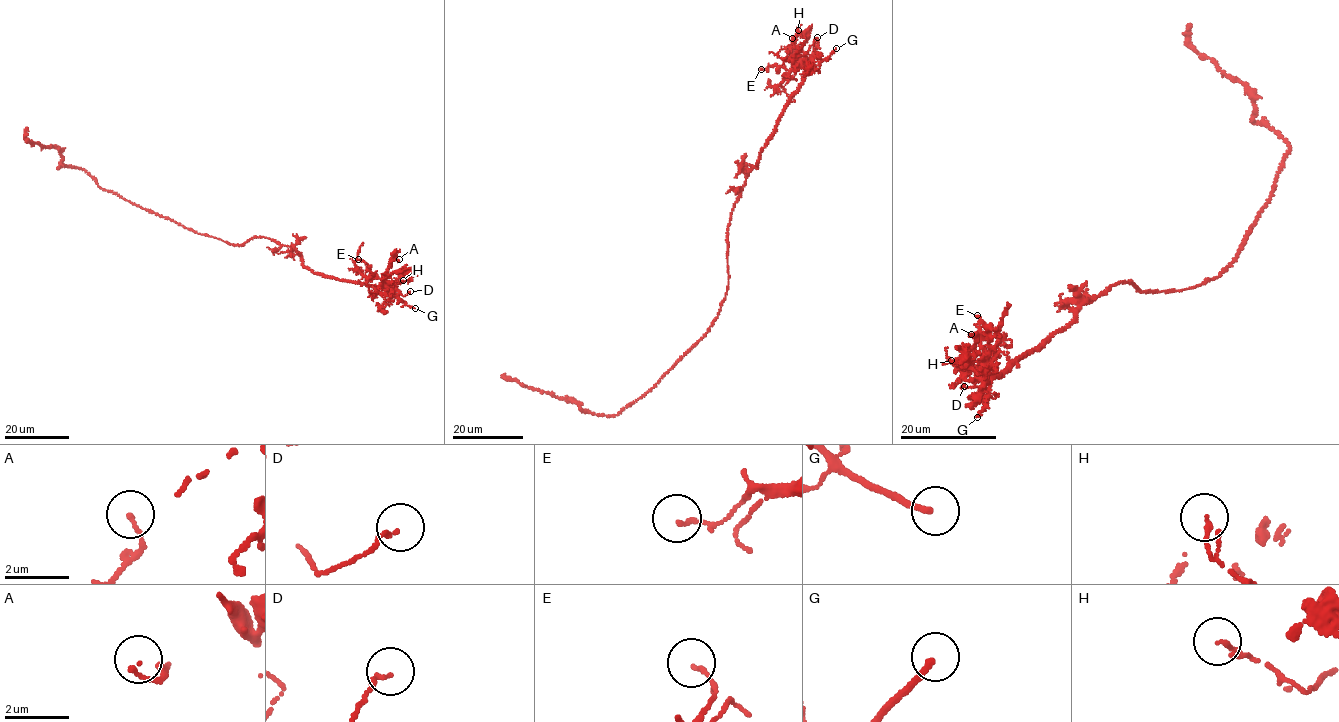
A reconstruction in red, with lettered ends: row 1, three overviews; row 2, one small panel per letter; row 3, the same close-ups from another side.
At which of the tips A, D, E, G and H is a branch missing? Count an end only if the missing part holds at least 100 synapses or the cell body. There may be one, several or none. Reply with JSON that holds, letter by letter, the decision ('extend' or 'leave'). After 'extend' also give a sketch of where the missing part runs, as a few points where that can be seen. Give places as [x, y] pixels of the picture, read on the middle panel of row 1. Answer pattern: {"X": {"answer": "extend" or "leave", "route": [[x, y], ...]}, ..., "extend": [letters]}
{"A": {"answer": "leave"}, "D": {"answer": "leave"}, "E": {"answer": "leave"}, "G": {"answer": "extend"}, "H": {"answer": "leave"}, "extend": ["G"]}

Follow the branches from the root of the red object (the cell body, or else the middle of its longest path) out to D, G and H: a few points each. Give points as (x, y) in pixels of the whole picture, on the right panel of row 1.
D: (1191, 287), (1113, 285), (981, 388), (964, 386)
G: (1191, 287), (1142, 293), (1124, 281), (1081, 302), (1066, 328), (1052, 332), (1040, 346), (995, 376), (977, 417)
H: (1191, 287), (1113, 285), (999, 375), (951, 360)

